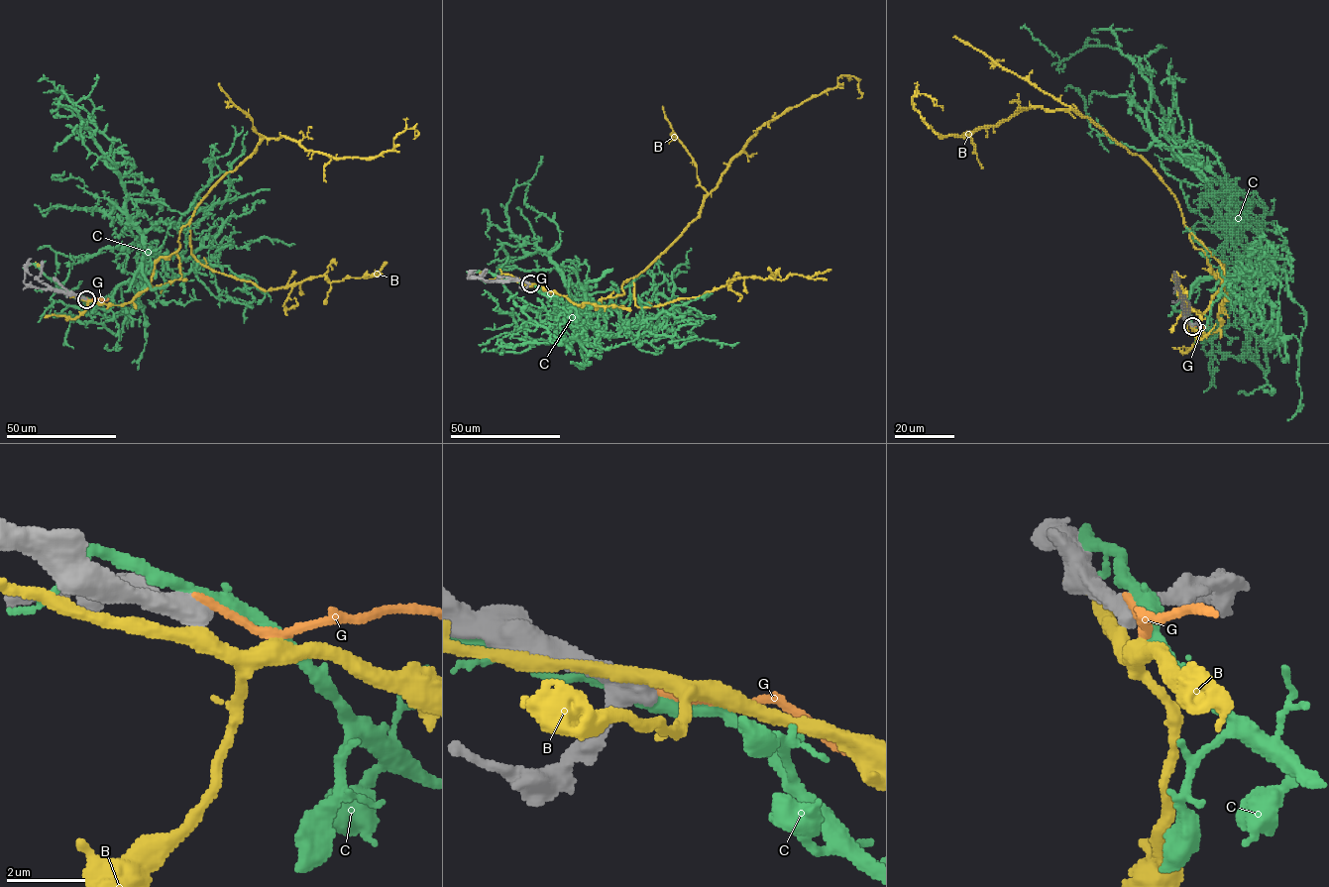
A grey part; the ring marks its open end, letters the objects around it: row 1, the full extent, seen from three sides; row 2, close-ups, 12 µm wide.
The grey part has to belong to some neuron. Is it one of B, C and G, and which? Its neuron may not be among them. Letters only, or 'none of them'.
none of them

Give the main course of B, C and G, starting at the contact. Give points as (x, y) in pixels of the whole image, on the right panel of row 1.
B: (1192, 327), (1220, 327), (1224, 286), (1138, 156), (1072, 109), (1028, 107), (939, 136), (912, 97), (942, 110)
C: (1192, 324), (1211, 339), (1249, 292), (1209, 184), (1153, 134), (1150, 83), (1117, 50), (1060, 61), (1020, 29)
G: (1192, 324), (1204, 328), (1208, 325)

